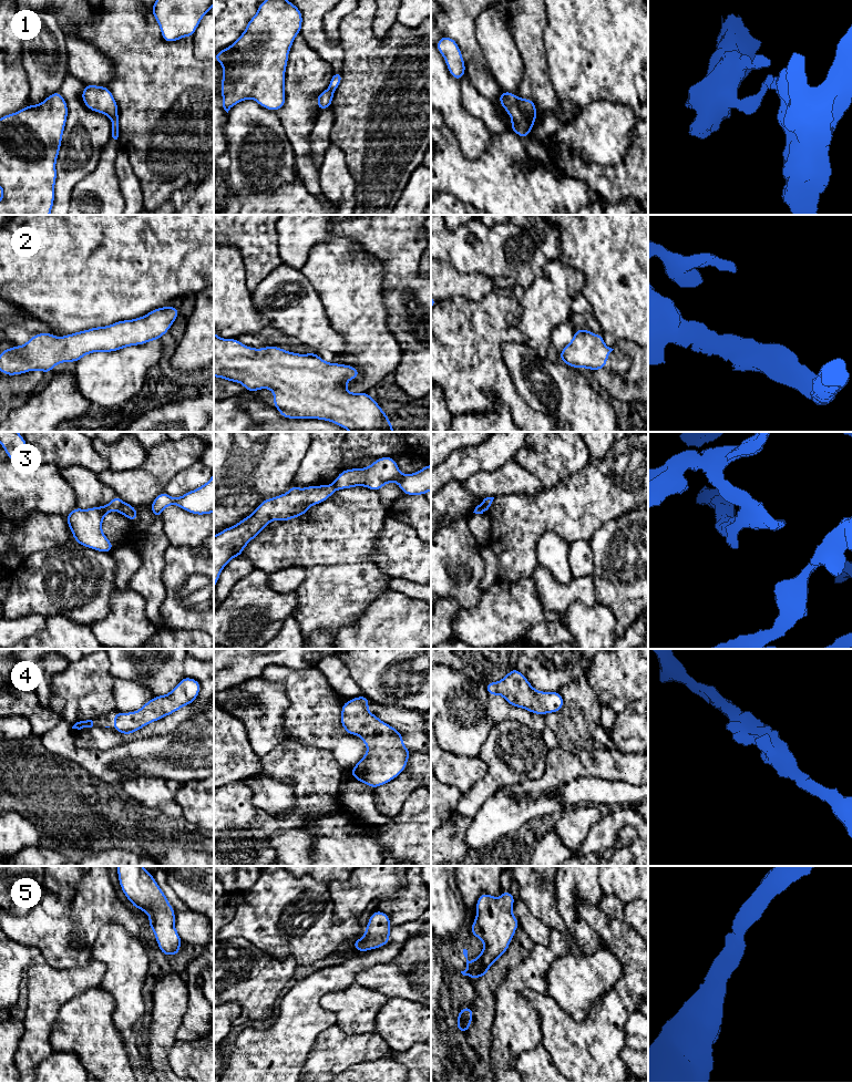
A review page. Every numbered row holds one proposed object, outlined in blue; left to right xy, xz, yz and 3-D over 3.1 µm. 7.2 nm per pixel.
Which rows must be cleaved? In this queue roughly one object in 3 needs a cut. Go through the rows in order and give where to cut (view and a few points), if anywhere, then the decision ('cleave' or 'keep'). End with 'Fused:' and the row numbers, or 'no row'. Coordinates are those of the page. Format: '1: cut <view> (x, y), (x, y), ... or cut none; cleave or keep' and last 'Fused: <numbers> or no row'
1: cut yz (516, 98), (522, 116), (531, 125); cleave
2: cut none; keep
3: cut xy (123, 503), (117, 511); cleave
4: cut none; keep
5: cut none; keep
Fused: 1, 3

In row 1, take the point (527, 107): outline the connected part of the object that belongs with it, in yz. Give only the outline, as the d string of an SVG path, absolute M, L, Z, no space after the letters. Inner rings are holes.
M517 97L517 103L525 121L534 125L536 123L536 104L532 100L523 97Z

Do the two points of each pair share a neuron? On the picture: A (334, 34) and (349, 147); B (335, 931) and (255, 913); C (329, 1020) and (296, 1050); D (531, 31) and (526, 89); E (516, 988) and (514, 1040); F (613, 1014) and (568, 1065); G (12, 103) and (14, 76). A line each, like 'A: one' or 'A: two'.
A: two
B: one
C: one
D: one
E: one
F: one
G: one

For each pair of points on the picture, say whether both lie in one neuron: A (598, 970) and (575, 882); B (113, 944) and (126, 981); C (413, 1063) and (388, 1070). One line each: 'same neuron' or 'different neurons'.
A: different neurons
B: same neuron
C: different neurons

